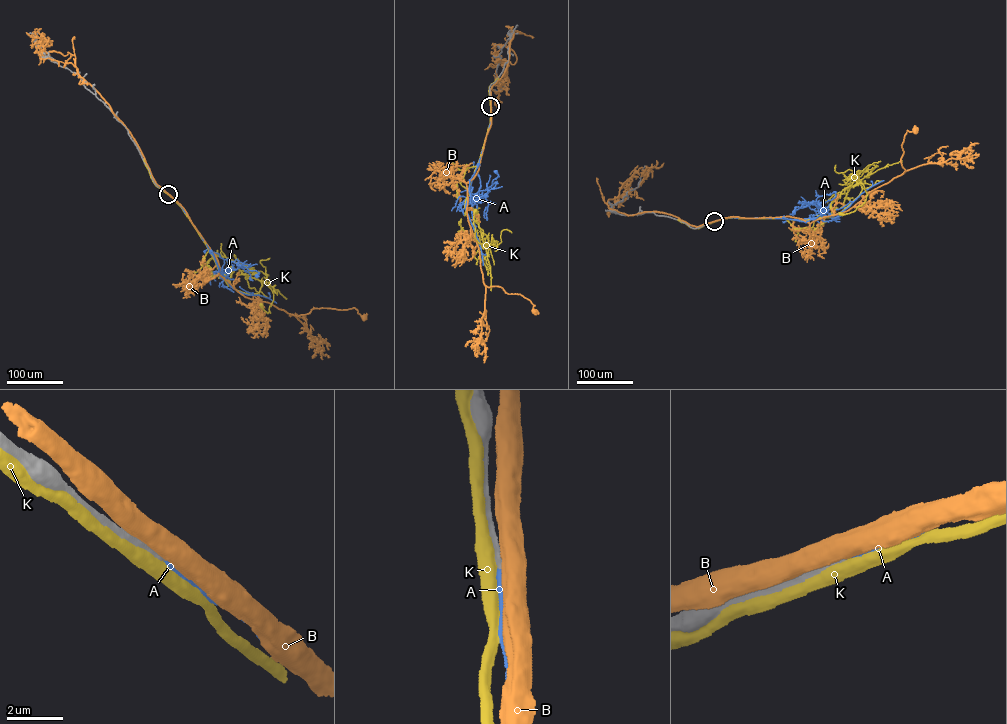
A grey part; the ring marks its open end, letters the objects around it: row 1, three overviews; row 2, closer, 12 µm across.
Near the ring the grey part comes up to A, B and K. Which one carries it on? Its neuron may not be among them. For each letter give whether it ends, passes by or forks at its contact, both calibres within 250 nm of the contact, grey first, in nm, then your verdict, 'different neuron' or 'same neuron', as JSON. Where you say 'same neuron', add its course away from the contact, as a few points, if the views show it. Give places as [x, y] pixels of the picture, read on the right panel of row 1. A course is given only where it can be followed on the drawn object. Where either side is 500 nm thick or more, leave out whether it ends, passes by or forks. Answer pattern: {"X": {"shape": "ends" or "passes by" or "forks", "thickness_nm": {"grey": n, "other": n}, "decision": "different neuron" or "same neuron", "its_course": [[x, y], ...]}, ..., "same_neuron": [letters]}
{"A": {"shape": "ends", "thickness_nm": {"grey": 280, "other": 340}, "decision": "same neuron", "its_course": [[714, 221], [733, 217], [800, 219], [820, 214], [807, 203], [794, 207], [794, 212]]}, "B": {"thickness_nm": {"grey": 280, "other": 550}, "decision": "different neuron"}, "K": {"shape": "passes by", "thickness_nm": {"grey": 320, "other": 400}, "decision": "different neuron"}, "same_neuron": ["A"]}

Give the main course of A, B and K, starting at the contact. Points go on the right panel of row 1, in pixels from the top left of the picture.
A: (714, 221), (733, 217), (800, 219), (820, 214), (807, 203), (794, 207), (794, 212)
B: (713, 221), (729, 216), (787, 216), (810, 223), (848, 210), (903, 173), (901, 145), (907, 130), (914, 131)
K: (713, 222), (733, 217), (833, 216), (859, 195), (859, 180), (867, 194), (864, 203), (854, 211), (841, 213)

